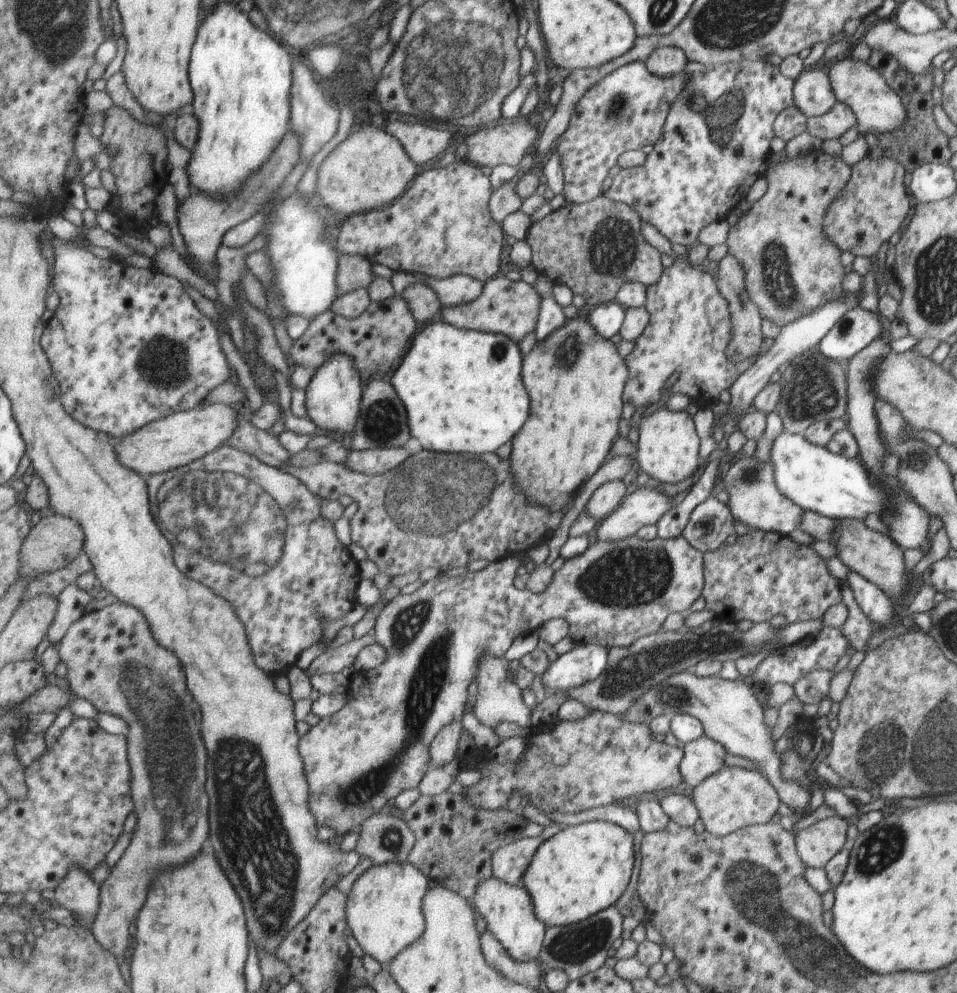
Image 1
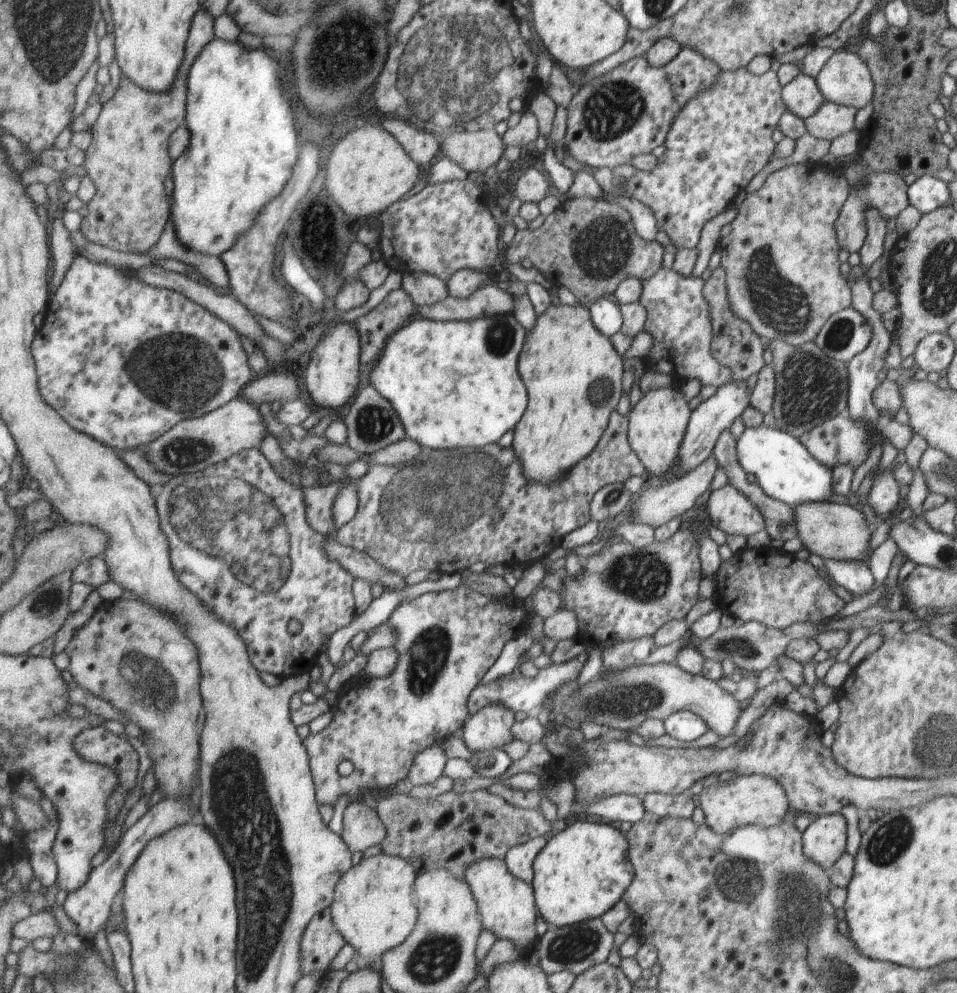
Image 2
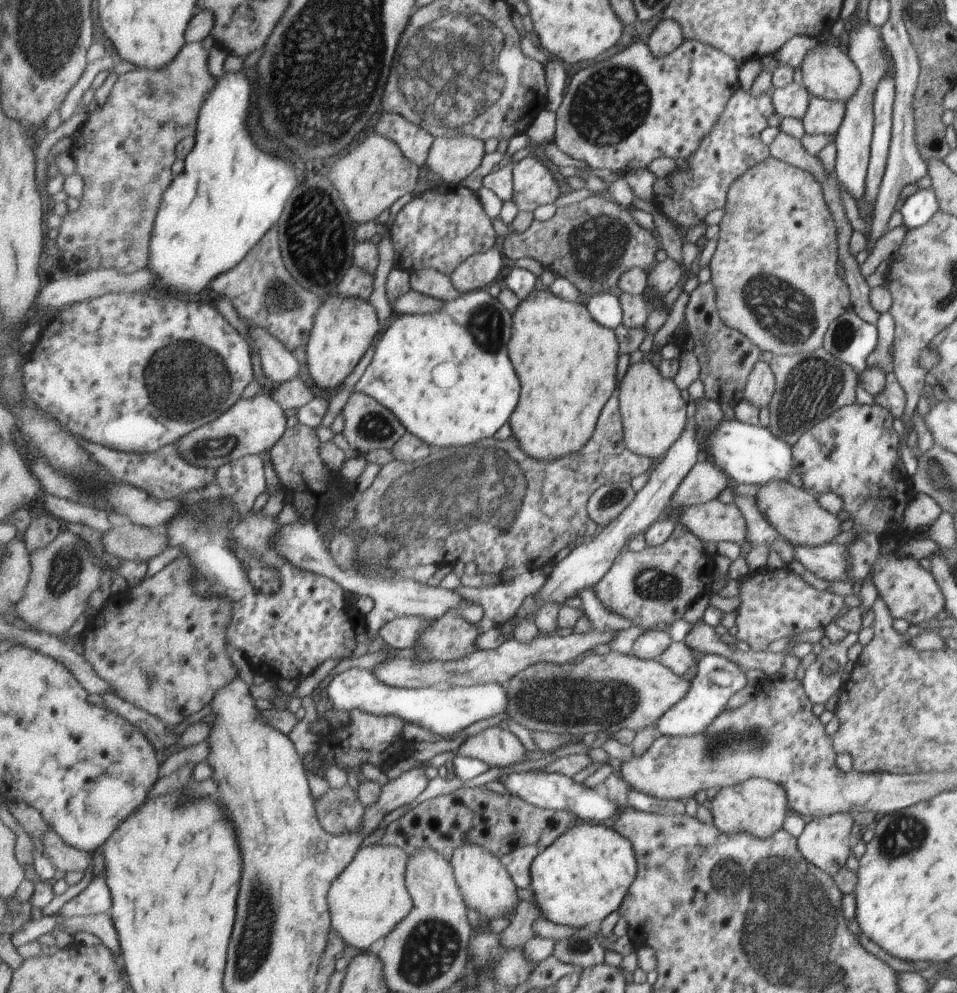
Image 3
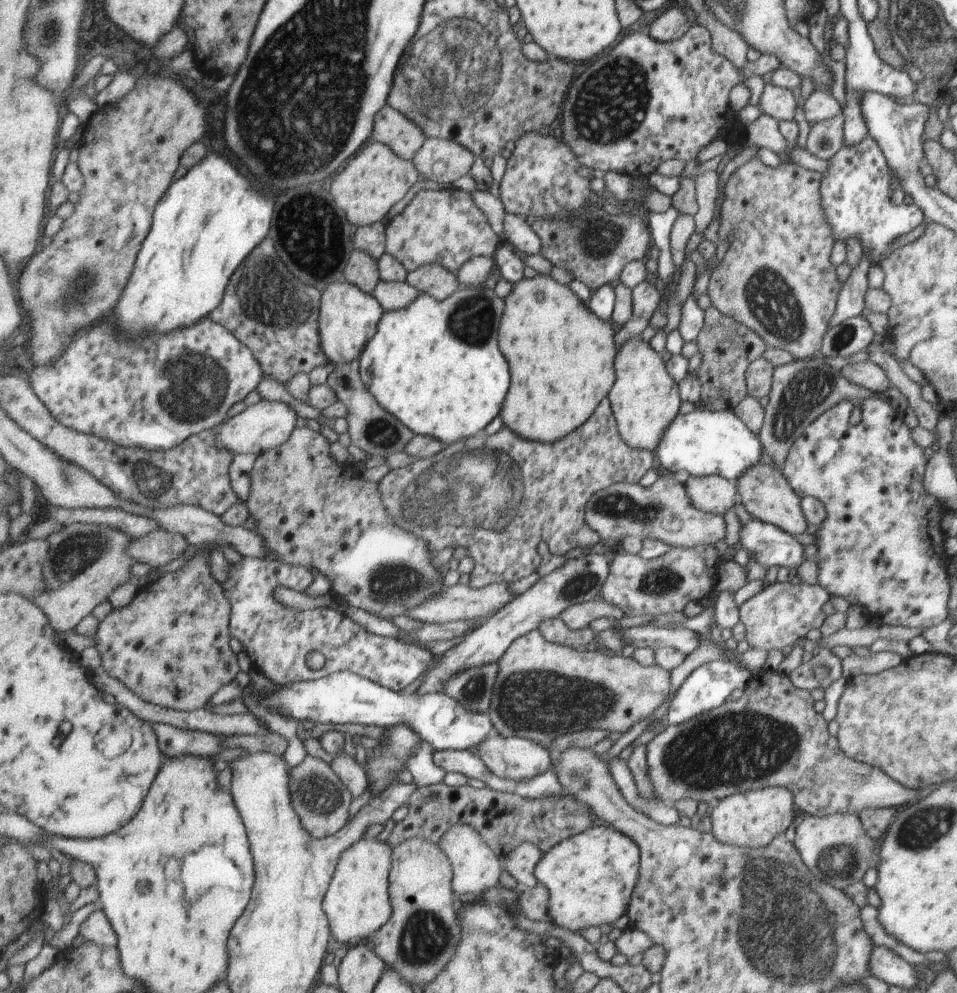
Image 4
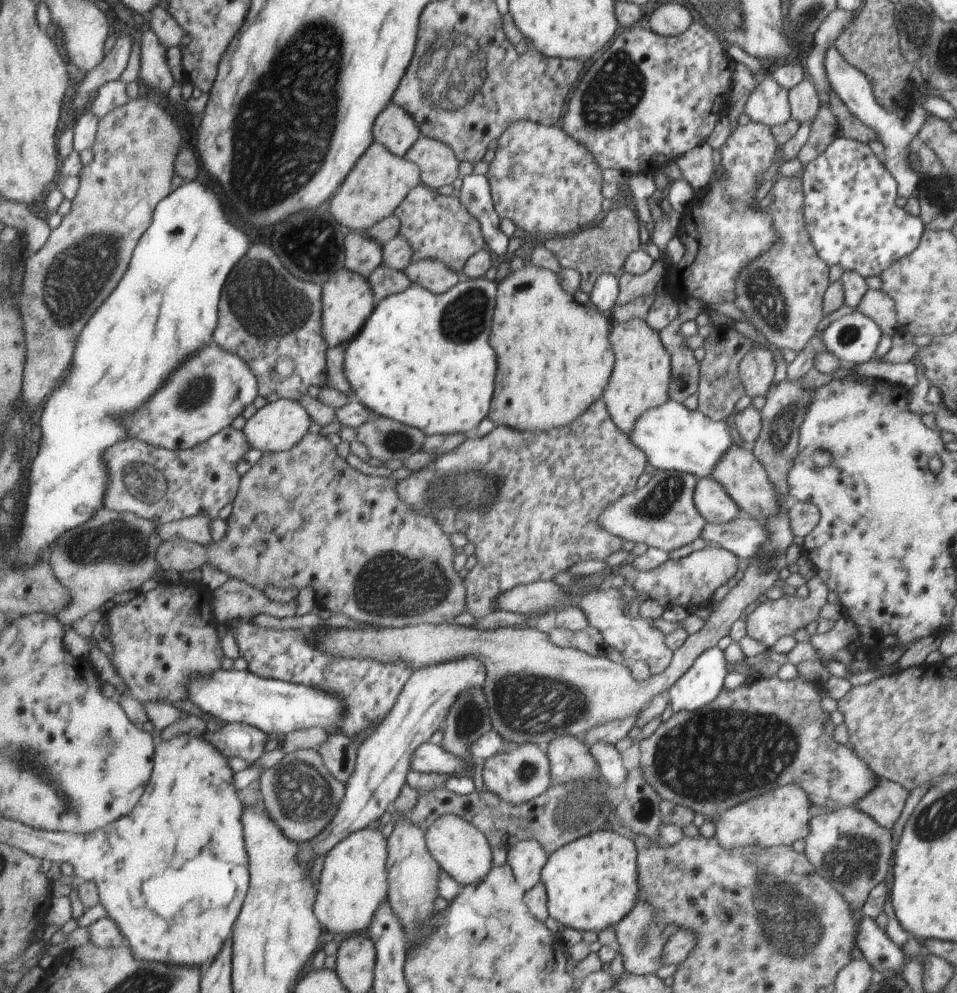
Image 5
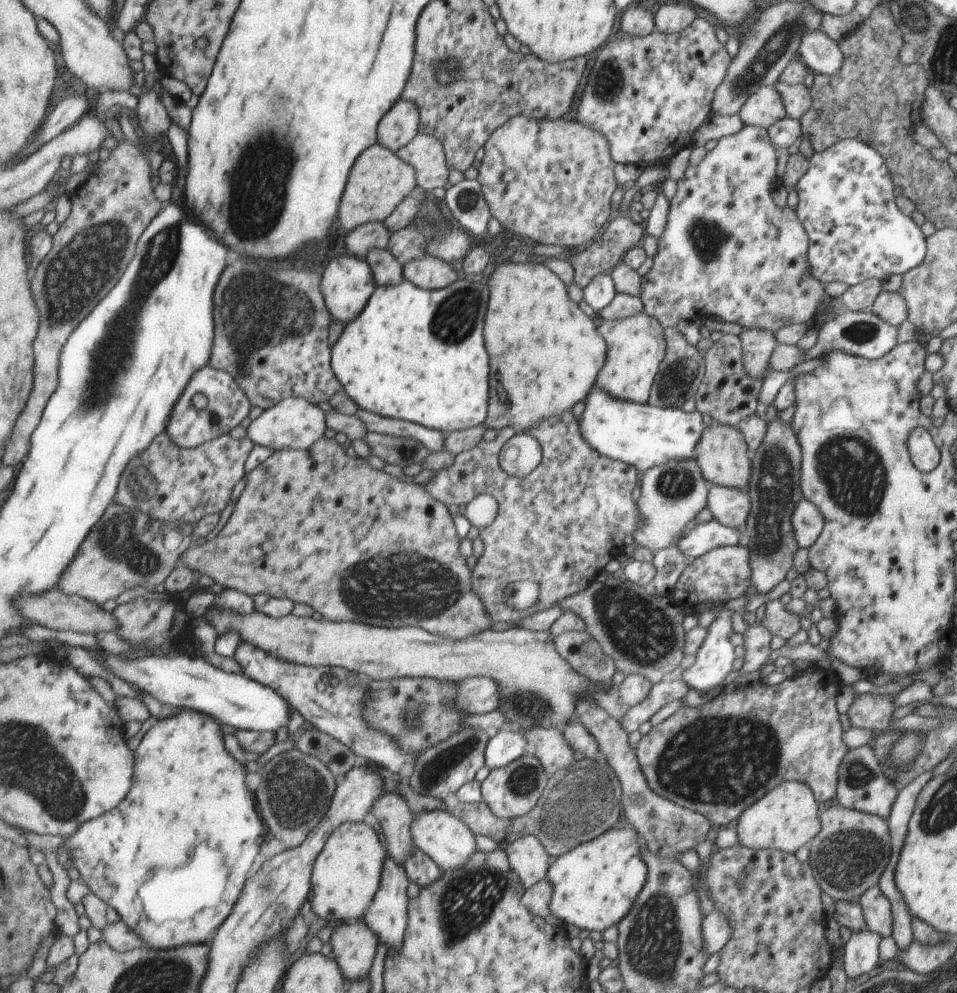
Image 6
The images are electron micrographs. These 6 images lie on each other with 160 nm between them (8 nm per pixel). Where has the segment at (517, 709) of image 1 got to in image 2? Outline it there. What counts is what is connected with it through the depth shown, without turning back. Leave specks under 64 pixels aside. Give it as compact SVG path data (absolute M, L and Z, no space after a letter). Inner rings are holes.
M489 704L470 715L461 736L467 748L476 753L503 748L515 740L512 729L516 722L513 708L507 708L505 704Z

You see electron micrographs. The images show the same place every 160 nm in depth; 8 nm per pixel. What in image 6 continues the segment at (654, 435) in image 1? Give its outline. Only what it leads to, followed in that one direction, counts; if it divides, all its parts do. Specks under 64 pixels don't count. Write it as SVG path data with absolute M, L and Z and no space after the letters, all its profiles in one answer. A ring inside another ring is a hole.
M641 312L622 319L601 320L597 334L604 340L606 353L594 386L613 398L645 403L665 356L665 329L655 317Z

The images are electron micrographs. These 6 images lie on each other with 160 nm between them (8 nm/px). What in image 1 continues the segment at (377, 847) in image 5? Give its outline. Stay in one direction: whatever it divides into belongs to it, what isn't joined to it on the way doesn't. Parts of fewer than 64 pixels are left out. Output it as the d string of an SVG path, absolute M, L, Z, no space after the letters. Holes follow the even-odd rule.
M399 861L373 864L353 884L347 894L346 917L348 927L364 954L376 959L382 966L389 963L421 939L426 932L423 897L429 892L431 877L413 863Z

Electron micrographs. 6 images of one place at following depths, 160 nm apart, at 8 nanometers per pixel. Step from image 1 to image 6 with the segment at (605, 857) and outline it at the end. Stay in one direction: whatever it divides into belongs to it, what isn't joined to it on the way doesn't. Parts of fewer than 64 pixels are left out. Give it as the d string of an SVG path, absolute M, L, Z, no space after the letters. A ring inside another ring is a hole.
M617 821L599 836L577 845L565 854L553 859L548 879L553 883L554 893L550 902L553 916L564 923L573 924L580 930L597 930L602 932L612 924L617 924L633 909L635 896L645 887L649 869L646 862L641 860L637 834L634 829L617 828Z

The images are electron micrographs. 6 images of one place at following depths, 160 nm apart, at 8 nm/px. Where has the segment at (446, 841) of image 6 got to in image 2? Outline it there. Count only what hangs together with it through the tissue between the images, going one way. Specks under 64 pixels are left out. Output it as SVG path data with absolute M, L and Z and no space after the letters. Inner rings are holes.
M479 860L467 868L465 876L478 901L478 908L484 929L491 931L498 940L513 942L519 952L527 955L539 944L539 936L535 932L535 918L538 905L535 899L535 890L532 884L520 880L510 872L506 860Z

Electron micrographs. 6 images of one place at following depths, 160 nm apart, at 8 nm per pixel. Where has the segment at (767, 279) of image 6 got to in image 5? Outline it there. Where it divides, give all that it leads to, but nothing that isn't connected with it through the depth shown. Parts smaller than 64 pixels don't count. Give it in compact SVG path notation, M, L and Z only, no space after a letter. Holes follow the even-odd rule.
M749 121L745 125L735 127L729 133L719 148L721 178L715 178L713 175L706 188L696 192L683 210L677 238L684 246L684 253L679 262L672 265L672 270L664 270L662 281L659 282L659 292L674 298L676 304L687 298L695 298L707 309L713 309L721 302L734 302L734 284L737 283L739 271L753 259L767 252L779 240L770 213L765 208L757 208L755 201L755 192L763 182L761 176L771 162L774 162L777 148L779 146L770 133L770 127L762 124Z

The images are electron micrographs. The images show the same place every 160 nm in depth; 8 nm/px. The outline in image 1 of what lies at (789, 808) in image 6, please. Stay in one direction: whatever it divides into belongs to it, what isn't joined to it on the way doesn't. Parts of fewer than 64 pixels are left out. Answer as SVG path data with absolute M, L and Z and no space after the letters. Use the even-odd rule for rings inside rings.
M723 766L687 791L687 794L698 809L698 817L701 818L704 830L715 837L730 835L750 825L765 824L771 821L779 806L772 784L767 782L759 770L745 770L736 766Z

